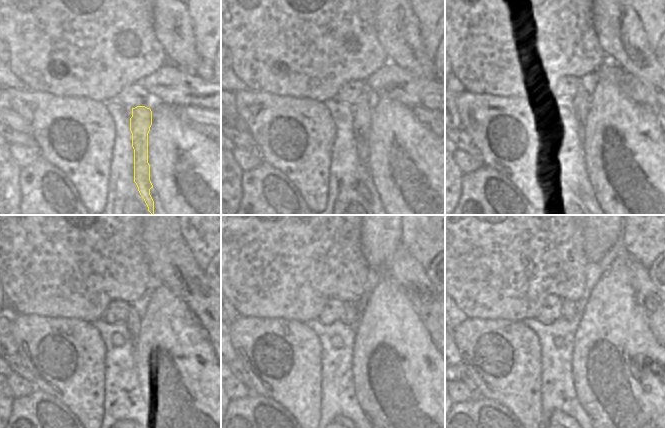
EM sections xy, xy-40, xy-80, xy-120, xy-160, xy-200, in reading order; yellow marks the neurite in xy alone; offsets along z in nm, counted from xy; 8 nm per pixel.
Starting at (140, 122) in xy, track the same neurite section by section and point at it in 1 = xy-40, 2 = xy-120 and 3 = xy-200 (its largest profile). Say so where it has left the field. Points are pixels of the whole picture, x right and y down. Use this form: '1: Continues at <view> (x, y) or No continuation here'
1: Continues at xy-40 (362, 112)
2: Continues at xy-120 (133, 321)
3: Continues at xy-200 (568, 307)

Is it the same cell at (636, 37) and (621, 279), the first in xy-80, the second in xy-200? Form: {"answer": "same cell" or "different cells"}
{"answer": "different cells"}

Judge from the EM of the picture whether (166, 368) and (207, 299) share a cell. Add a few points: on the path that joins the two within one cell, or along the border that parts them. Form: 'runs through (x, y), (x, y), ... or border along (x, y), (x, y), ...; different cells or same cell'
border along (182, 299), (208, 338); different cells

